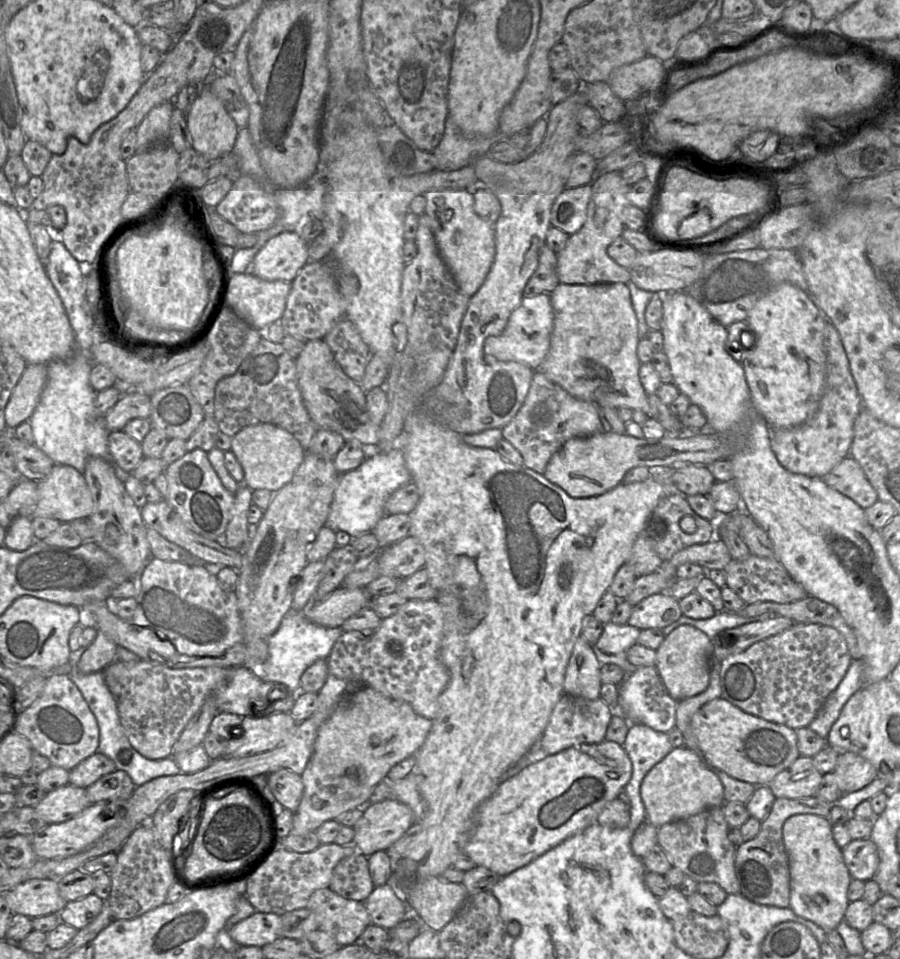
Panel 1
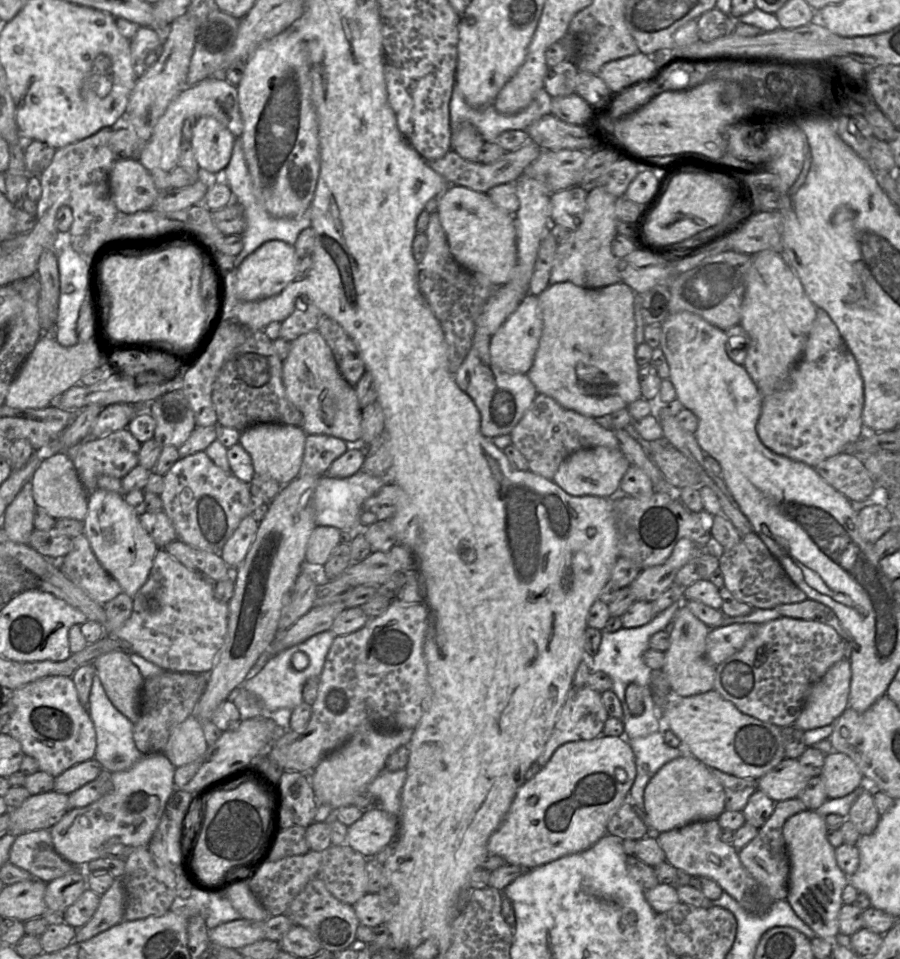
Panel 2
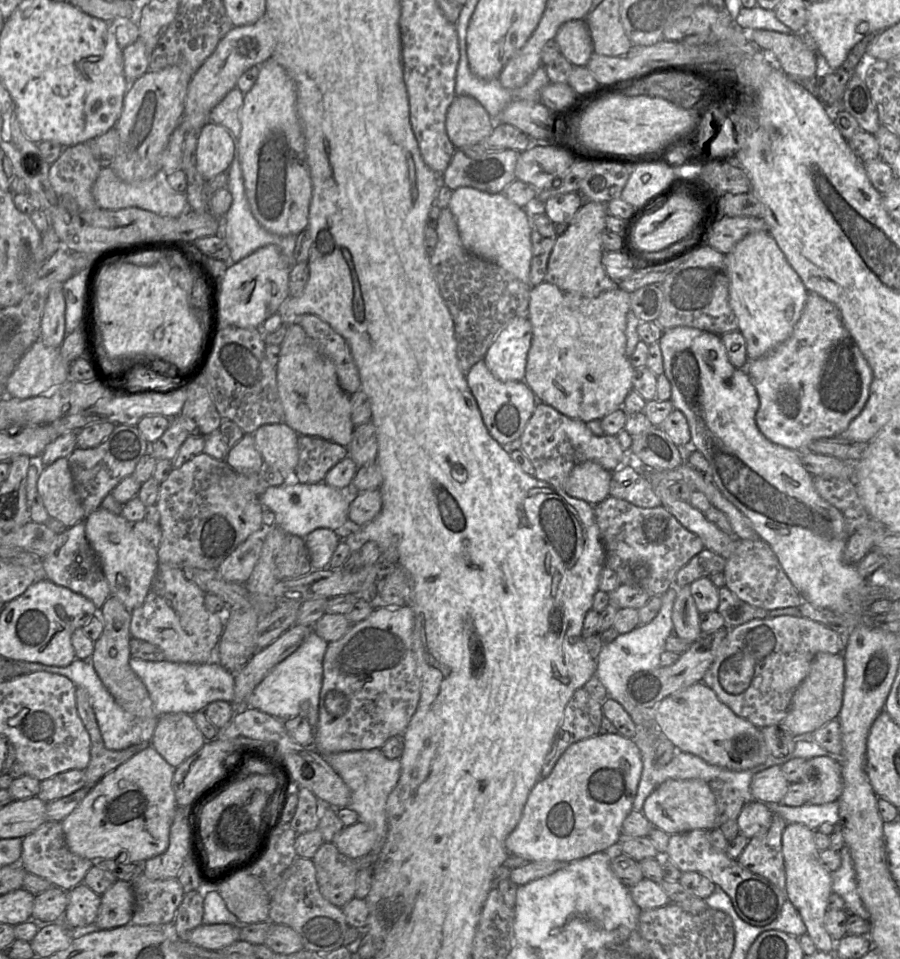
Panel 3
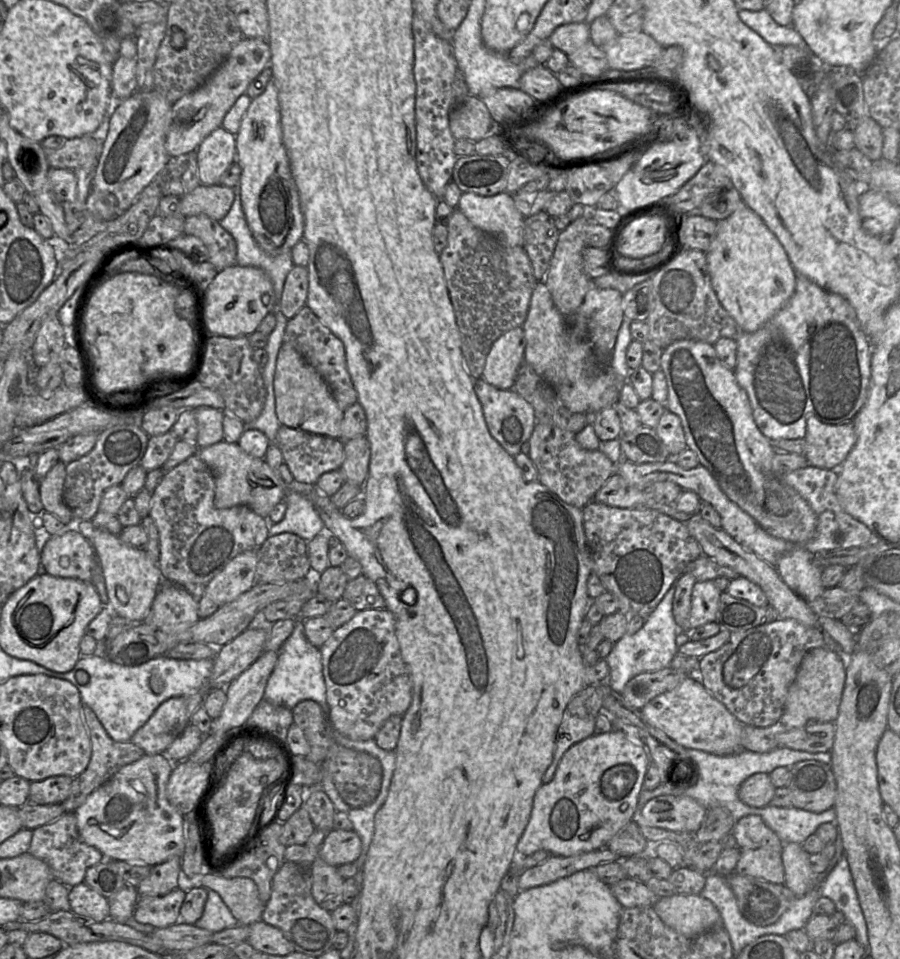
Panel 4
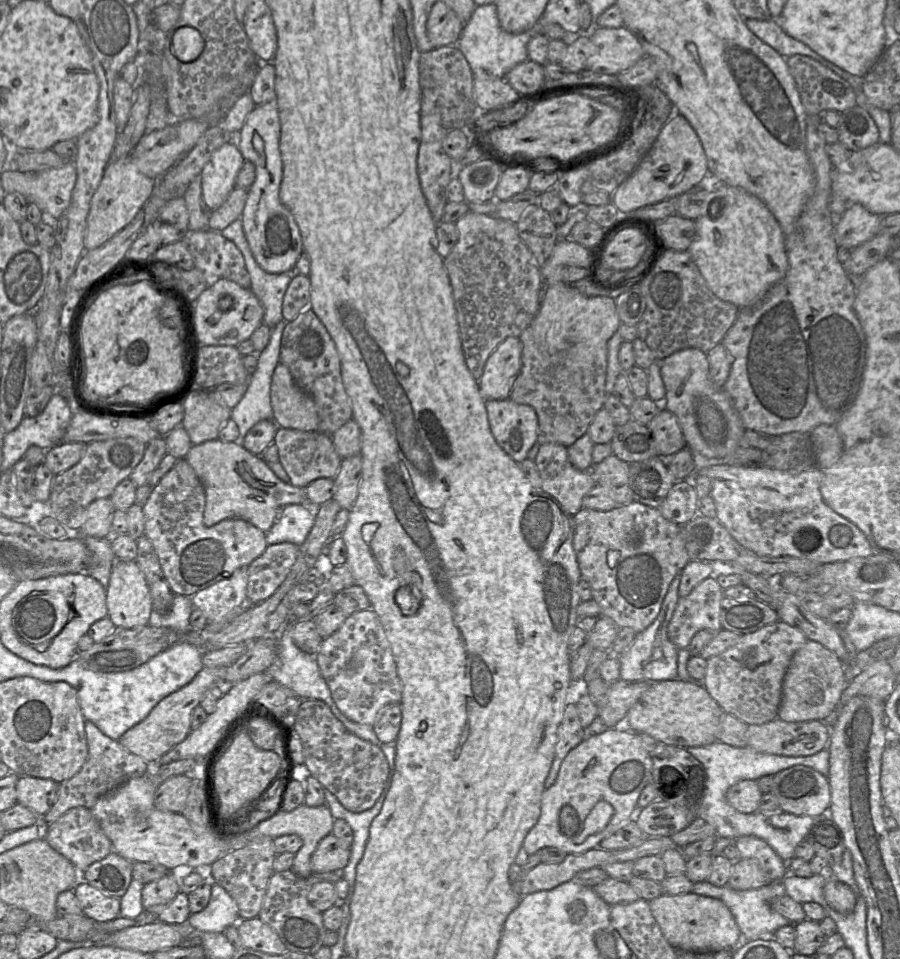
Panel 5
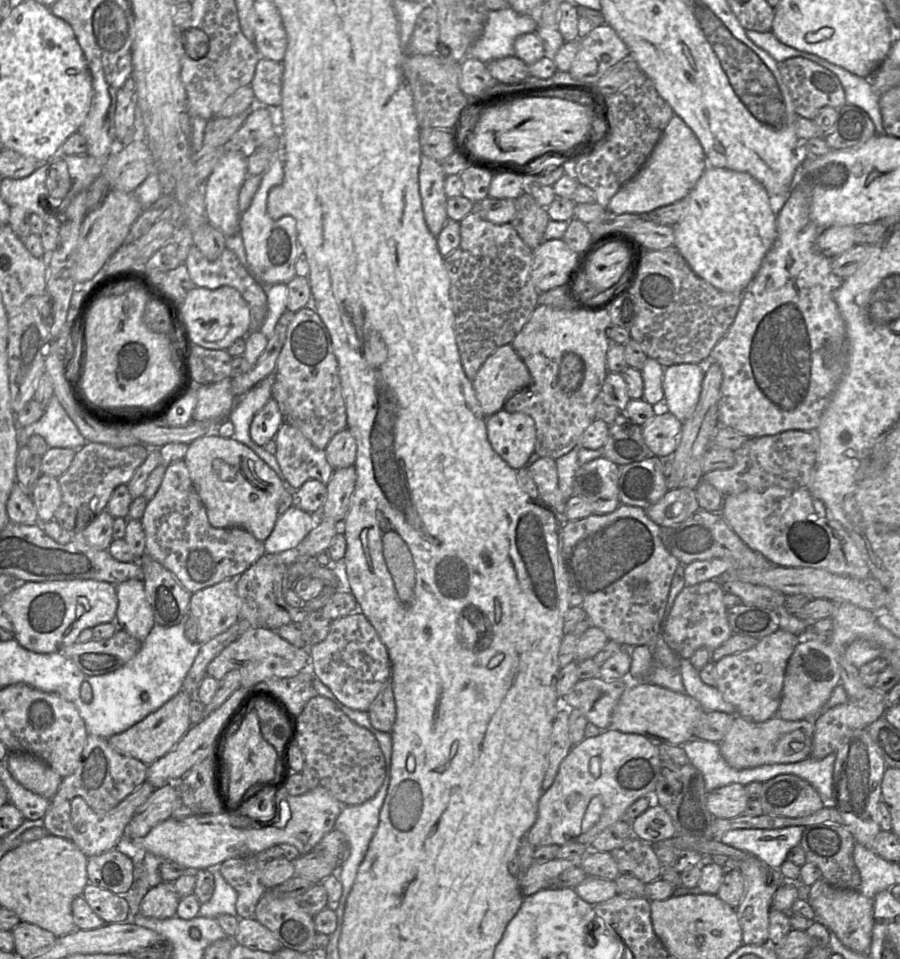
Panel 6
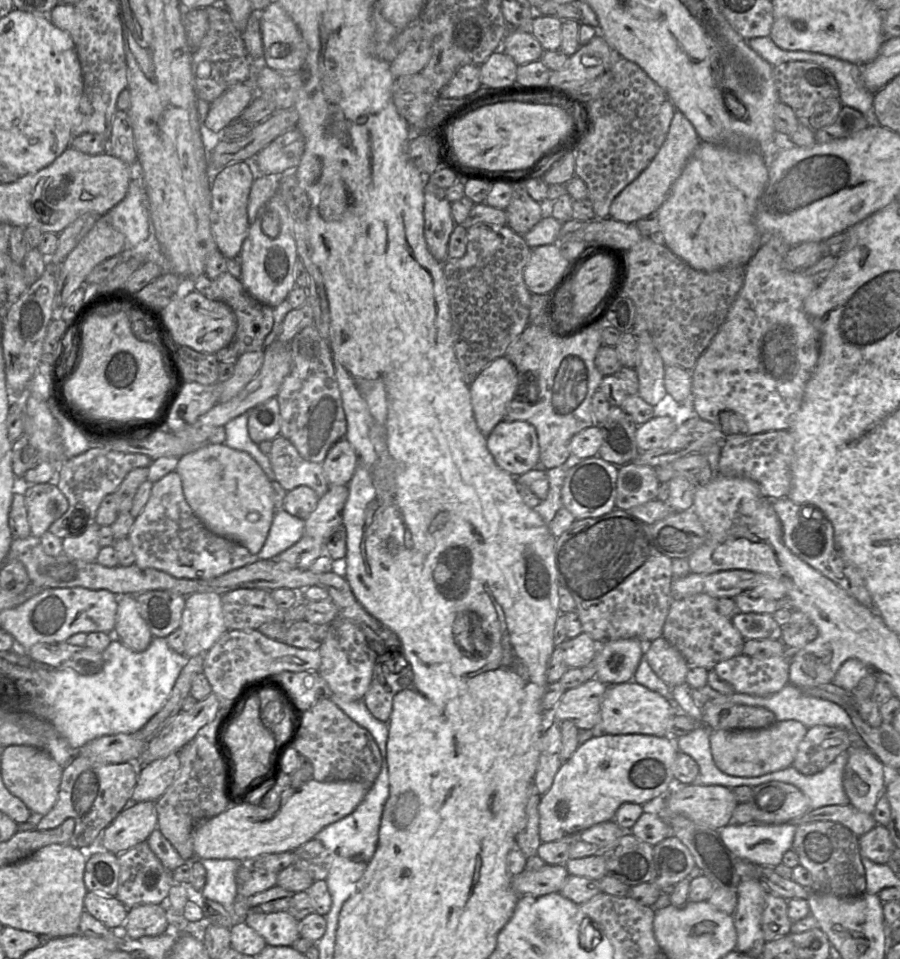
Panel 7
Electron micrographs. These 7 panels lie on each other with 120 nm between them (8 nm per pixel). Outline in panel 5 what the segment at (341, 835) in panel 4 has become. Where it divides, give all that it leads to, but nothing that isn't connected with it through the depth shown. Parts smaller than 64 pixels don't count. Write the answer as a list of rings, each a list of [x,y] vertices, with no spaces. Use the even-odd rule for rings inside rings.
[[[332,833],[318,844],[311,857],[312,873],[342,870],[350,858],[351,845],[346,844]]]

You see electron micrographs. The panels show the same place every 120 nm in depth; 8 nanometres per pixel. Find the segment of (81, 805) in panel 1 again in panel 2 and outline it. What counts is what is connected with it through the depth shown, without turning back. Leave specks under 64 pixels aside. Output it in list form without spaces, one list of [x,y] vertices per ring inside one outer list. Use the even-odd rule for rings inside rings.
[[[56,791],[31,795],[18,808],[9,812],[9,834],[21,834],[50,829],[70,810],[69,795]]]

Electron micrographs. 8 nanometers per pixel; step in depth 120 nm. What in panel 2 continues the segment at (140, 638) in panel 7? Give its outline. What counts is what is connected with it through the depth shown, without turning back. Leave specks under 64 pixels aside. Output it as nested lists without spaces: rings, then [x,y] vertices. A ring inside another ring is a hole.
[[[102,488],[88,494],[88,513],[83,524],[84,535],[97,560],[117,580],[122,592],[134,597],[147,581],[159,548],[134,509],[125,501],[124,494]]]

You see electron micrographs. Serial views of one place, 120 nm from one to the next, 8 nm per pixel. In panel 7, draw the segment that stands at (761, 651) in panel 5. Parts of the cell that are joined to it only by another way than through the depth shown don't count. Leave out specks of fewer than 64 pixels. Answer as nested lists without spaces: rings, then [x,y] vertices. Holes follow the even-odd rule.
[[[786,652],[784,656],[769,658],[742,654],[719,662],[713,669],[732,685],[735,693],[765,697],[789,683],[789,667],[789,652]]]

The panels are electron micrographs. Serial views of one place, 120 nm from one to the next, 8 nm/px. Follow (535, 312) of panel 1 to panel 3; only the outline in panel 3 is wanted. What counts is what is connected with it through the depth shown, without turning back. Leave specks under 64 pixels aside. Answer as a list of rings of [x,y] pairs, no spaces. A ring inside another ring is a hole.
[[[527,315],[512,319],[489,347],[484,362],[501,381],[524,381],[532,325]]]

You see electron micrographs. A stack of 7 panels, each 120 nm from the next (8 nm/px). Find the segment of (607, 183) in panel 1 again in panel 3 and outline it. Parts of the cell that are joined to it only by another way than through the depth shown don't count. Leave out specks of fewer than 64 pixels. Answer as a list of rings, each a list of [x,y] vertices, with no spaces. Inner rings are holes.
[[[587,201],[576,212],[567,230],[557,236],[548,261],[545,281],[556,285],[560,290],[594,298],[602,292],[618,288],[618,283],[606,273],[602,257],[604,253],[602,233],[606,229],[606,204]]]

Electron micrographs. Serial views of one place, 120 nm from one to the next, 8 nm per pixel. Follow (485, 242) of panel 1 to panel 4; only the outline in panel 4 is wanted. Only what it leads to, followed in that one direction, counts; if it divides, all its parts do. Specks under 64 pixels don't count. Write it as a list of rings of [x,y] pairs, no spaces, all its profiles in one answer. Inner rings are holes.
[[[506,191],[493,196],[463,193],[457,208],[477,228],[508,247],[524,247],[524,216]]]

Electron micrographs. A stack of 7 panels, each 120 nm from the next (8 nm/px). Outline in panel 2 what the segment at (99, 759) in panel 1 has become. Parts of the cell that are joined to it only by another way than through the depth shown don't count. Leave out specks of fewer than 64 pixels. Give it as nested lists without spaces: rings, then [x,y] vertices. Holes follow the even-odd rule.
[[[95,758],[76,764],[55,778],[53,791],[70,795],[95,780],[103,770]]]

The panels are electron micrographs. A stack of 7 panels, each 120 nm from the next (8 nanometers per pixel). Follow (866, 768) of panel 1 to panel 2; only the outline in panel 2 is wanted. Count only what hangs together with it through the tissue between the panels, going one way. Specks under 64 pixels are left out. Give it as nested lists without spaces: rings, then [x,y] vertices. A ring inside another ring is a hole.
[[[830,752],[825,755],[819,777],[824,783],[828,799],[842,798],[858,788],[862,781],[867,784],[870,782],[856,763],[841,752]]]

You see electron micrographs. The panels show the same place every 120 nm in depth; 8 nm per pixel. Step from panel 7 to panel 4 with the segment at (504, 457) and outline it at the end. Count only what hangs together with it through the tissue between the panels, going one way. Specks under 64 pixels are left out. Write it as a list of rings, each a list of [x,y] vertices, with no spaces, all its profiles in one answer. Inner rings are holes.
[[[475,379],[474,391],[482,405],[484,418],[492,437],[512,456],[521,451],[521,446],[527,442],[536,424],[534,409],[530,403],[514,390],[498,389],[483,379]]]

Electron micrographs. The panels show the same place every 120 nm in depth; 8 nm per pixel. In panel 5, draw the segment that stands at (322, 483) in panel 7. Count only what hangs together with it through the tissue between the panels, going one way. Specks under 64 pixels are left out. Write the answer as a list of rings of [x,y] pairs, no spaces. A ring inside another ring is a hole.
[[[278,427],[273,442],[278,448],[279,462],[293,486],[305,488],[318,478],[334,479],[339,472],[342,459],[337,454],[329,434]]]

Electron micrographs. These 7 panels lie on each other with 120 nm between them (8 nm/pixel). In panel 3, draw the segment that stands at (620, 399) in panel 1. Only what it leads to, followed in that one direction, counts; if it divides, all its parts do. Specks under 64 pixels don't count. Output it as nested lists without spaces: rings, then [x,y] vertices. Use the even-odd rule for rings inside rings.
[[[546,281],[531,287],[527,316],[532,325],[532,341],[524,381],[539,402],[550,405],[569,418],[585,423],[601,420],[623,408],[626,396],[633,390],[635,371],[626,355],[626,323],[629,310],[630,294],[619,287],[602,292],[594,298],[564,292]]]

